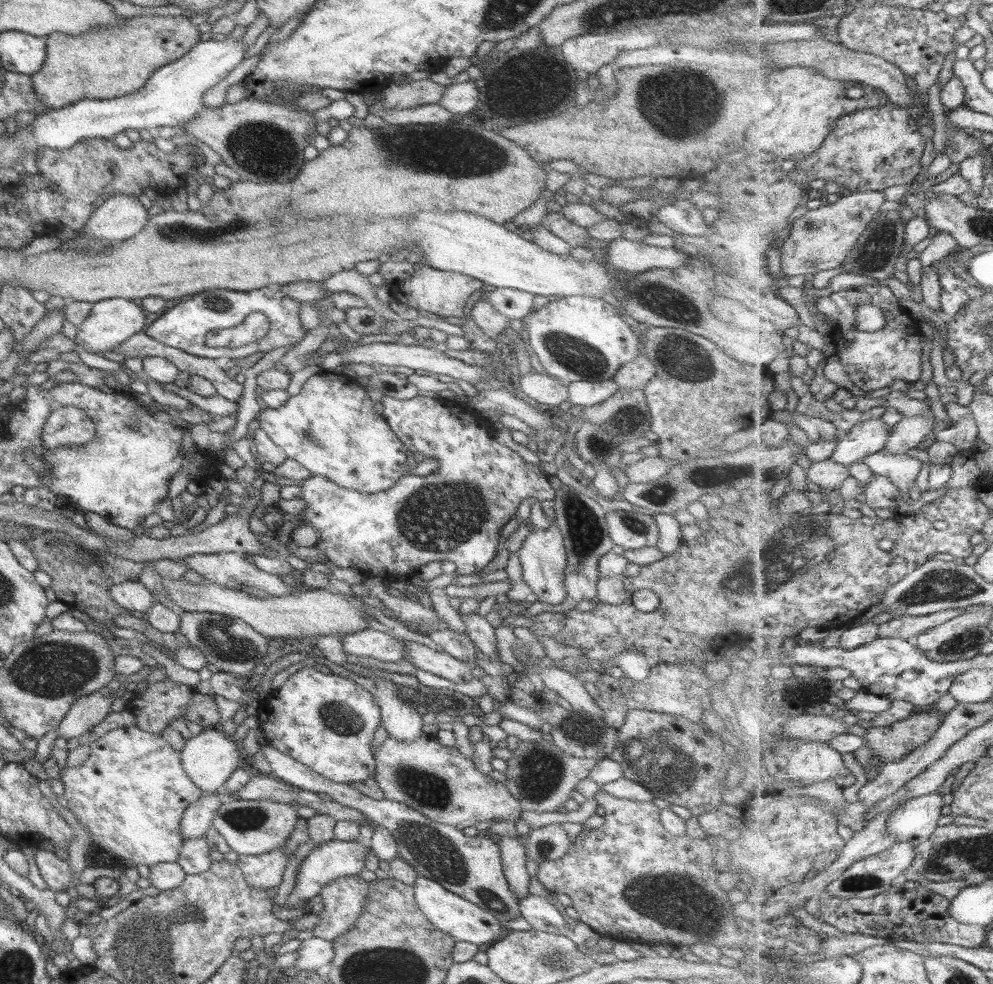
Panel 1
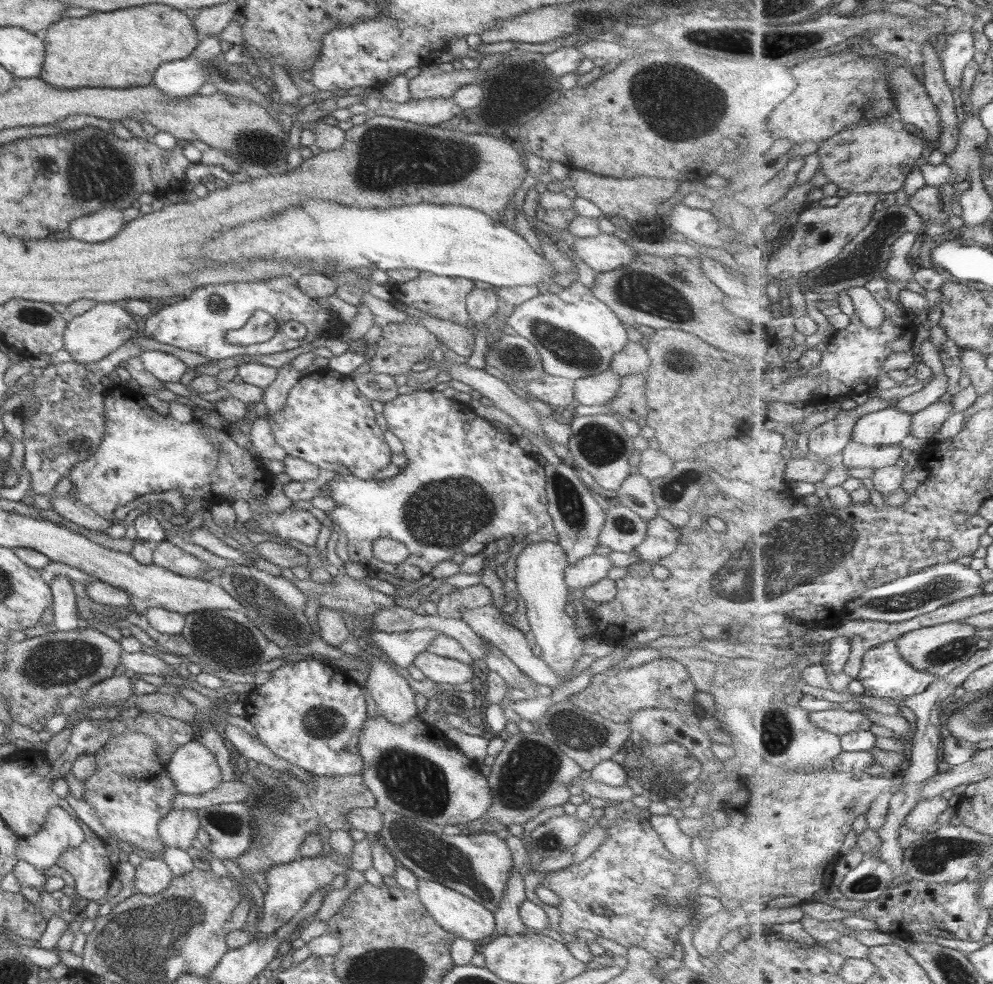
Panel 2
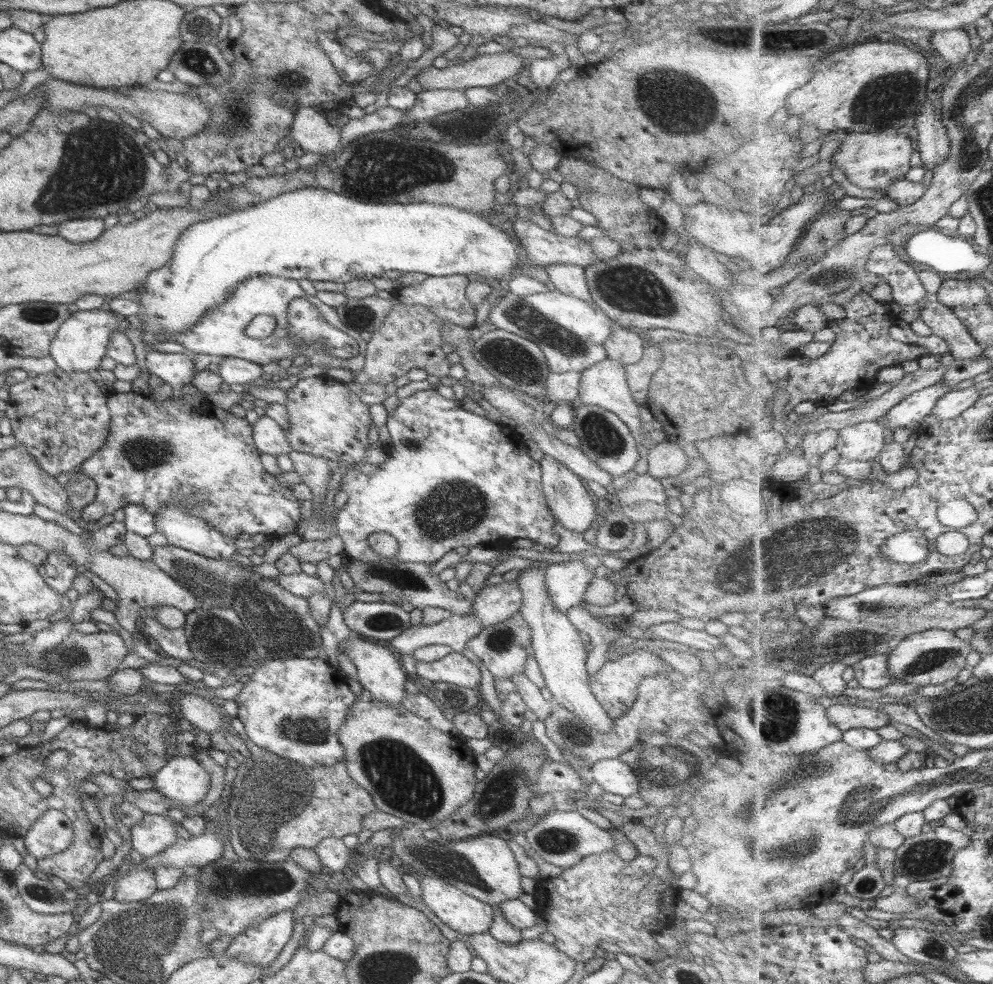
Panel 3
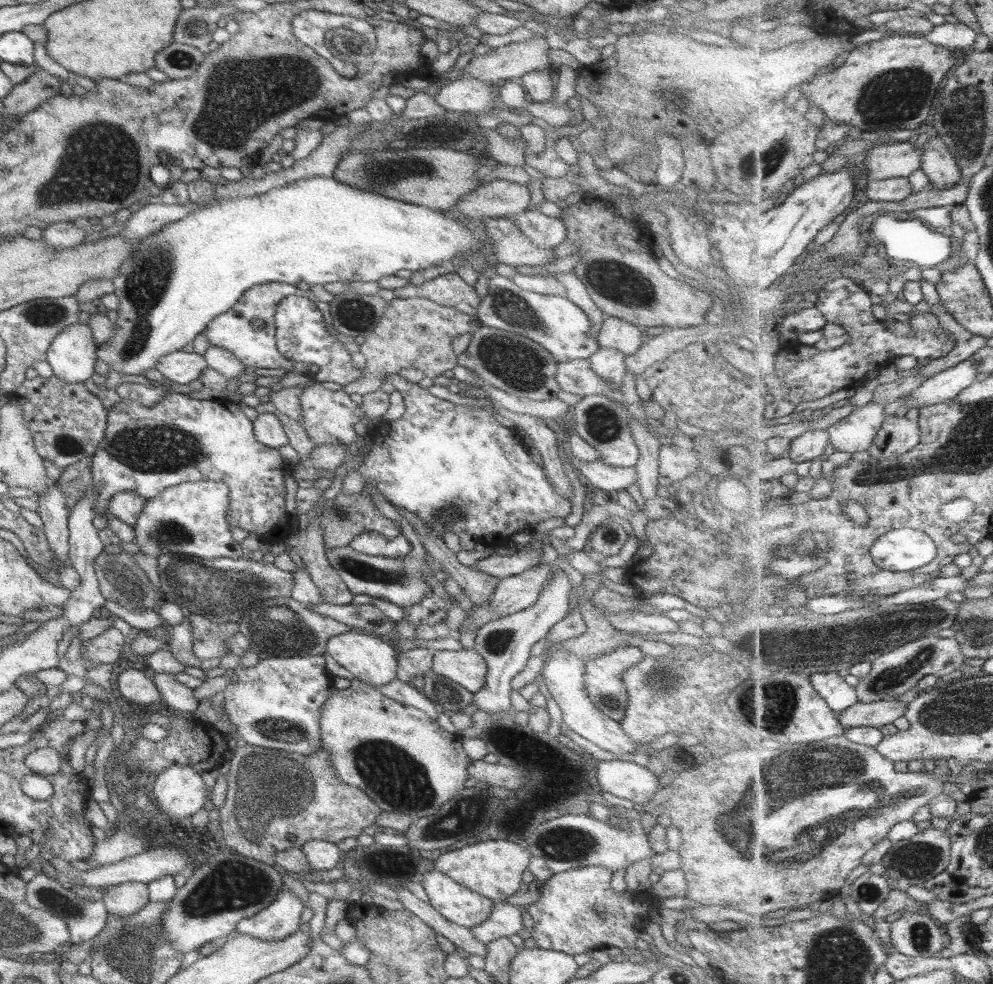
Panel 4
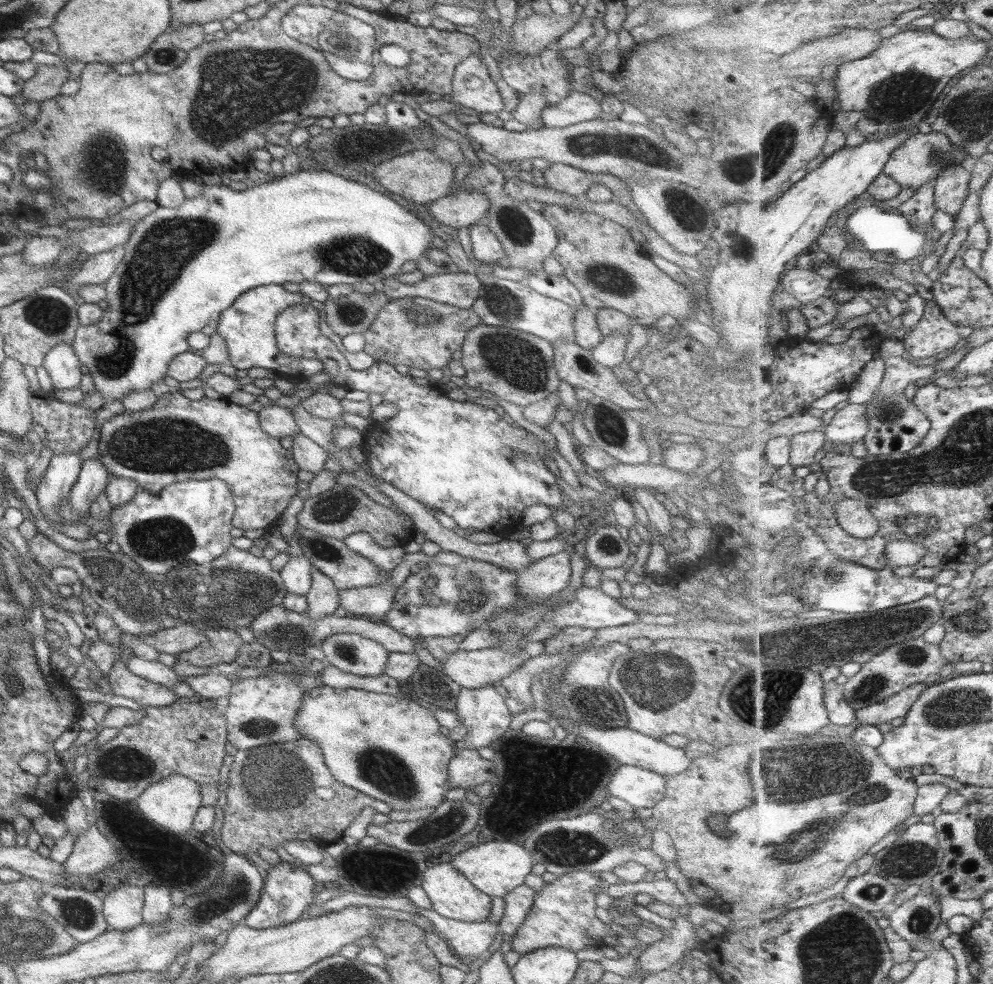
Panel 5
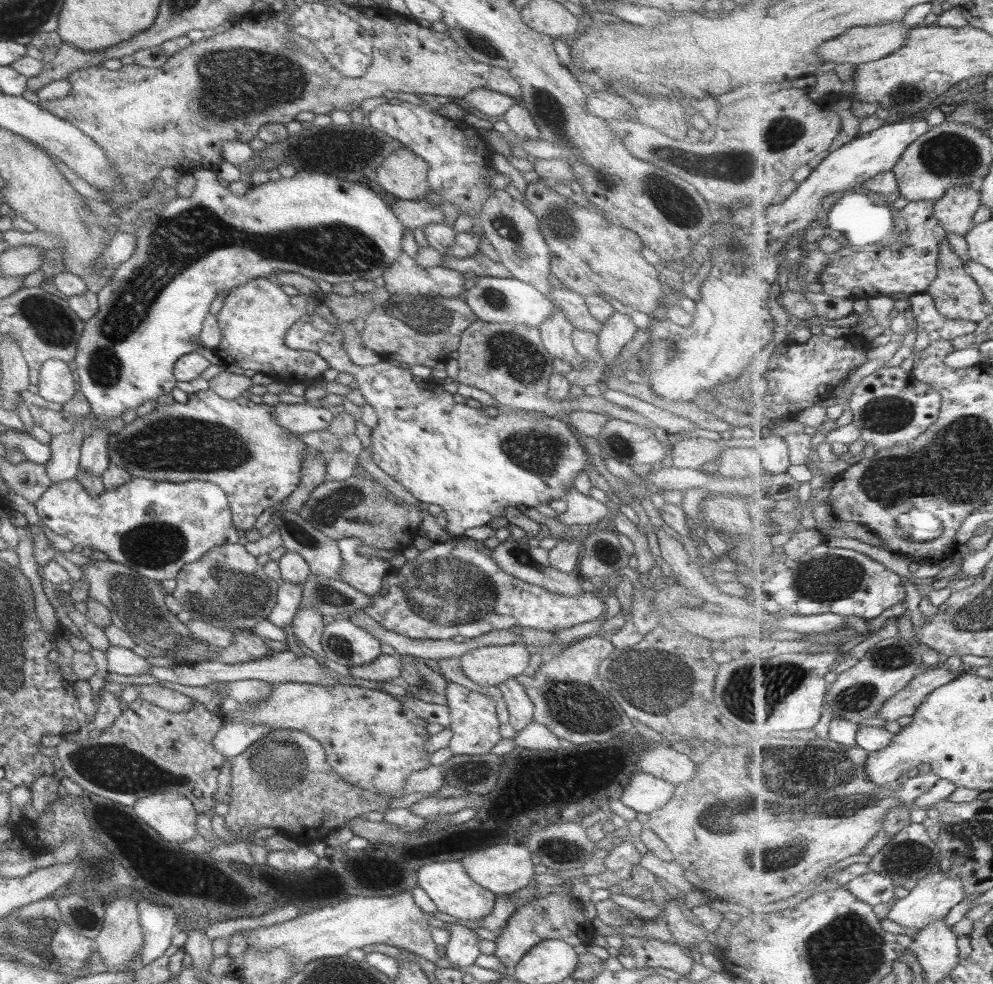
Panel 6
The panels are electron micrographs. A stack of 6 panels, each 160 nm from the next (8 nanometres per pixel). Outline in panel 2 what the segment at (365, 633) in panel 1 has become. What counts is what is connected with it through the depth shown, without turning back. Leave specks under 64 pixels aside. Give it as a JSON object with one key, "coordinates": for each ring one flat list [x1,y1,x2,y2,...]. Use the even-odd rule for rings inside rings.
{"coordinates":[[426,629,391,634,371,631,369,634,377,650,388,661,390,660,401,668,407,668,414,661,415,656,425,651,426,646,437,636,439,633]]}

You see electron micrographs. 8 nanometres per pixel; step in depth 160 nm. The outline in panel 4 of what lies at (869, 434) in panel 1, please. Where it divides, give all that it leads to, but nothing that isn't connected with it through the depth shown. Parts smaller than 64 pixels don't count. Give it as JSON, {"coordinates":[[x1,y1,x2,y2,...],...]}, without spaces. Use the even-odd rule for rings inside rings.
{"coordinates":[[967,360,949,370,945,370,928,378,916,391,913,391,904,404,908,408,920,410,923,406,932,406,935,403,952,402,977,376,977,361]]}

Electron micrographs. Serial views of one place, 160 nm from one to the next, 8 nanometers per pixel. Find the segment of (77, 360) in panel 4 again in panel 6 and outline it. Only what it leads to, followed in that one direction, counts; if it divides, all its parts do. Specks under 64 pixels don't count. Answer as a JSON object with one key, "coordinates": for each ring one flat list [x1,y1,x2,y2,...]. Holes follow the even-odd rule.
{"coordinates":[[47,359,41,363,36,387,37,396,59,404,67,402,77,388,75,376,69,371,67,363,57,359]]}

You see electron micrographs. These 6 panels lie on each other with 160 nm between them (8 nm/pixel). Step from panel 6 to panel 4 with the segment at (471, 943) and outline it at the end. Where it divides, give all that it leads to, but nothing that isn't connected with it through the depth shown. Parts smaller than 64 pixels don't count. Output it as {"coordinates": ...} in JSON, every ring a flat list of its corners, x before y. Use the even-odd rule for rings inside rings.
{"coordinates":[[505,901,495,902,489,916,473,928,471,934,485,946,494,938,517,934,522,928,521,908]]}

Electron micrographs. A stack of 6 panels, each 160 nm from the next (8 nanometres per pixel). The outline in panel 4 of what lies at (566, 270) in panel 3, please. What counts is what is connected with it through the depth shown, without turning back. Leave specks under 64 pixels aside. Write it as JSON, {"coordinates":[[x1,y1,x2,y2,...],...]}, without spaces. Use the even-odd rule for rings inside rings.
{"coordinates":[[573,272,554,274,554,279,564,288,564,297,578,306,590,318,590,335,596,342,604,314,593,304,582,280]]}

